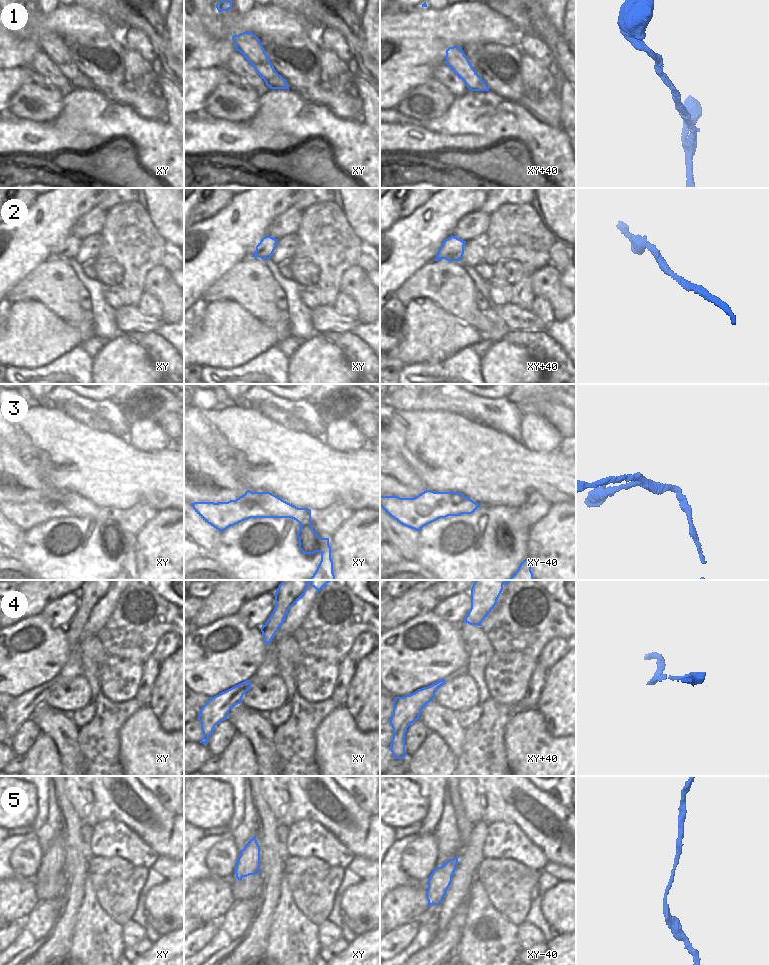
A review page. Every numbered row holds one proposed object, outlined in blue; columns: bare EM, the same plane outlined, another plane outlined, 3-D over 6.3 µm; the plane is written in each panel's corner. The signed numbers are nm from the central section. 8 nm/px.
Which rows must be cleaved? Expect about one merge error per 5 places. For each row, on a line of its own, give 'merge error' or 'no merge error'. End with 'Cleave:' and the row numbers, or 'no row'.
1: no merge error
2: no merge error
3: no merge error
4: no merge error
5: no merge error
Cleave: no row

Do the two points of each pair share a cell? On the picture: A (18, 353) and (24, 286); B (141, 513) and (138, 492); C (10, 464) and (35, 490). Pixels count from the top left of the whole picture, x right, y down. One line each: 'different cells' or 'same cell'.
A: different cells
B: different cells
C: same cell

